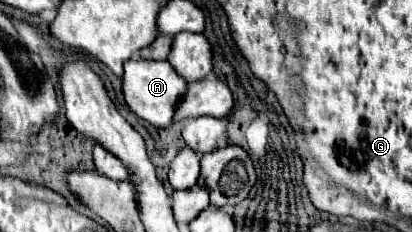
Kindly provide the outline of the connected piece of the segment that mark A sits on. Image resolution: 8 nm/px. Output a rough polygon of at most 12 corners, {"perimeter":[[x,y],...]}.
{"perimeter":[[128,60],[124,100],[156,128],[170,126],[186,80],[168,60]]}

